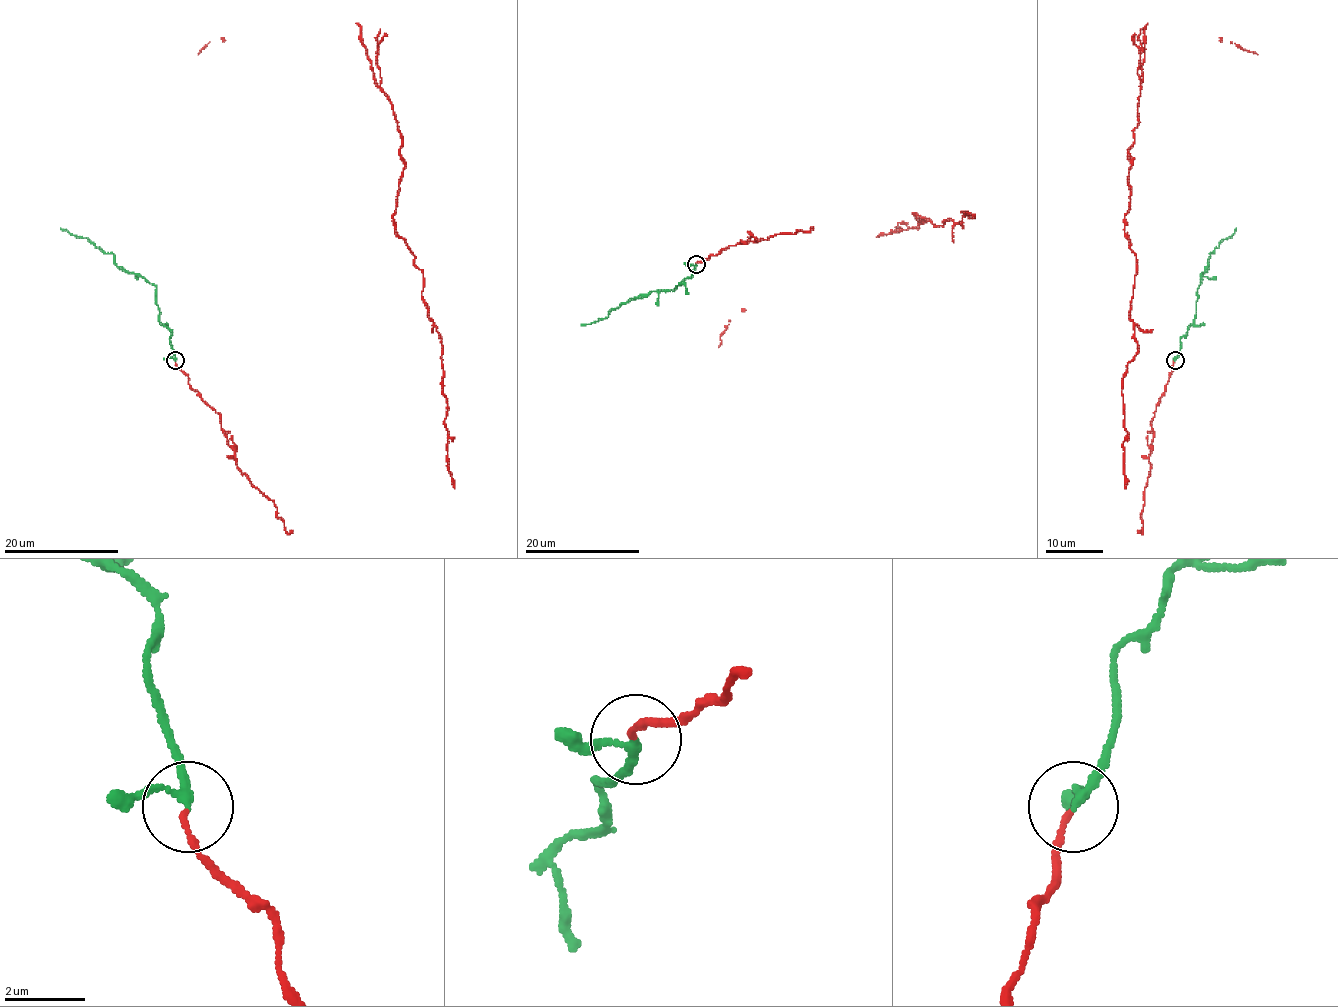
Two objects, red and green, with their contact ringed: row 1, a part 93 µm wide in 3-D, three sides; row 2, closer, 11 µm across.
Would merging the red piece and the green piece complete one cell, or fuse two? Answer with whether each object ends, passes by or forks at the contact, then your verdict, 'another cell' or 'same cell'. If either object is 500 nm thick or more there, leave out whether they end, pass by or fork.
red ends there; green passes by; same cell

